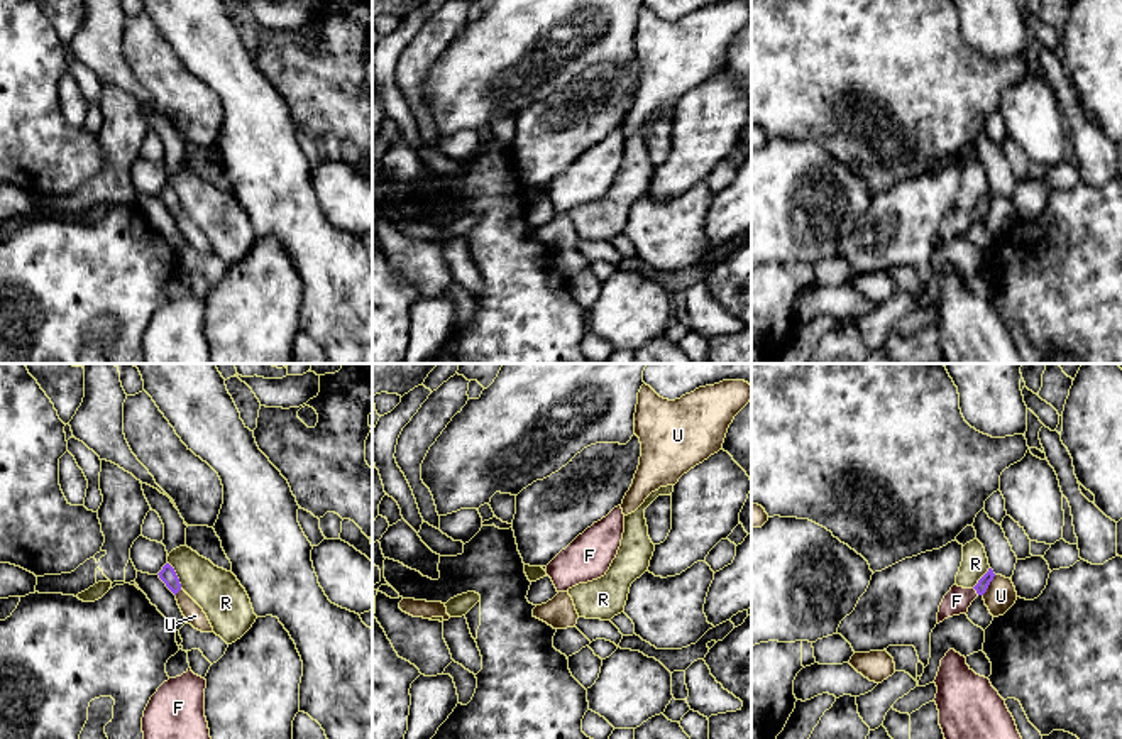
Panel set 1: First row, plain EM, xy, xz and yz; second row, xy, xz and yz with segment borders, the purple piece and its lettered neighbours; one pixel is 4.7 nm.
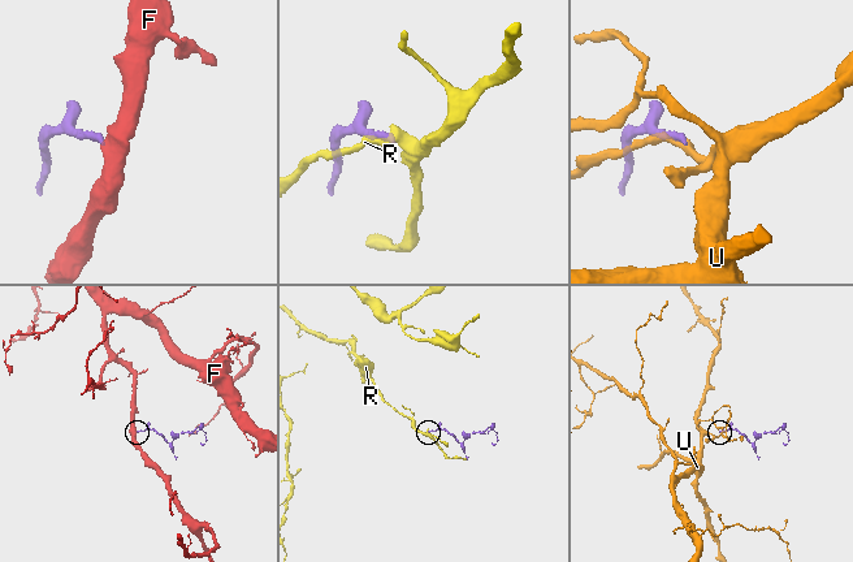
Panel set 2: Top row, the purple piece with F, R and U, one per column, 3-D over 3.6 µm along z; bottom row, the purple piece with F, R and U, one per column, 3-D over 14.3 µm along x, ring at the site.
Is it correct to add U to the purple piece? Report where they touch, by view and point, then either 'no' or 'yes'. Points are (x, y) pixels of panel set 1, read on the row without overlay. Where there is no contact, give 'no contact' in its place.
contact yz (989, 205); no

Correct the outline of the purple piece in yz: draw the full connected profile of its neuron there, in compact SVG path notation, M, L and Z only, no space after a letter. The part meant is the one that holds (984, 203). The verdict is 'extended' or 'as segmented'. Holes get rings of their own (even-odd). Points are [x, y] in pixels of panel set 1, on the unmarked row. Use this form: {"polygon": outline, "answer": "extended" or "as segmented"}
{"polygon": "M988 189L973 210L963 210L954 205L939 227L938 245L948 238L966 235L971 223L987 213L993 198L993 191Z", "answer": "extended"}

